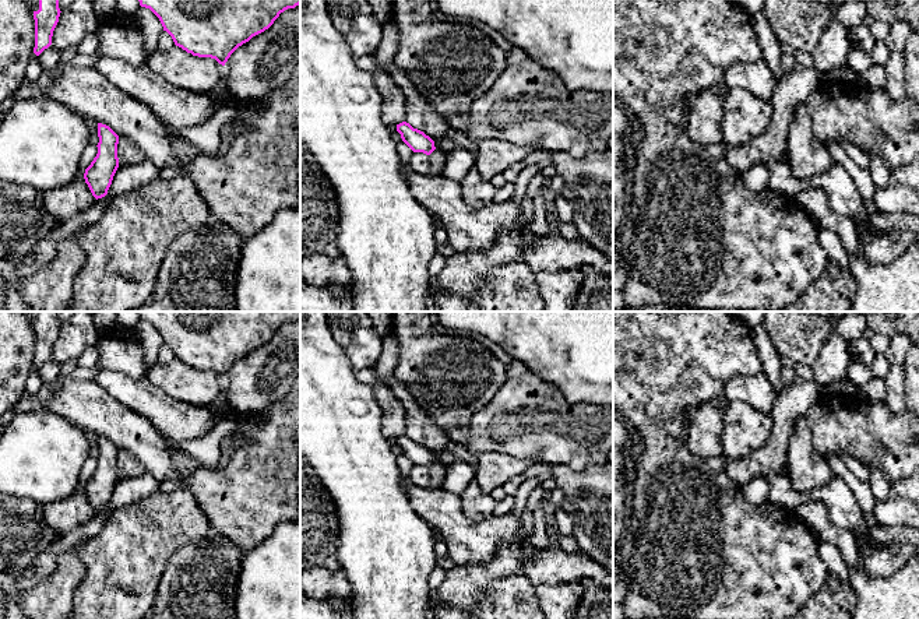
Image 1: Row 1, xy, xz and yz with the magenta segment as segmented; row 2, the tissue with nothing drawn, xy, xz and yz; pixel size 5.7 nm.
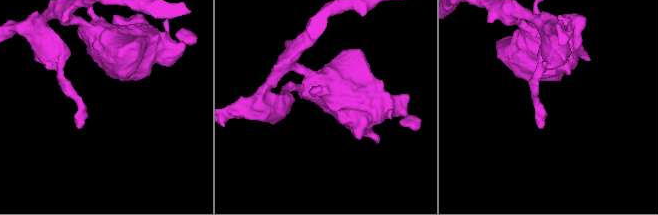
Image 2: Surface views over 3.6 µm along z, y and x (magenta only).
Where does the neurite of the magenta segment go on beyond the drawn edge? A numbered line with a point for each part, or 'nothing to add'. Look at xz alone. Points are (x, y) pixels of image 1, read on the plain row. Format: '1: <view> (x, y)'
1: xz (437, 472)

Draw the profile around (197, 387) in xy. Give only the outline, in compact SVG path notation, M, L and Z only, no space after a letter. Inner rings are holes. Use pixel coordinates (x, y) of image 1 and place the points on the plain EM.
M179 359L156 362L147 379L170 397L197 407L209 407L223 391L223 379L211 370L198 370Z

